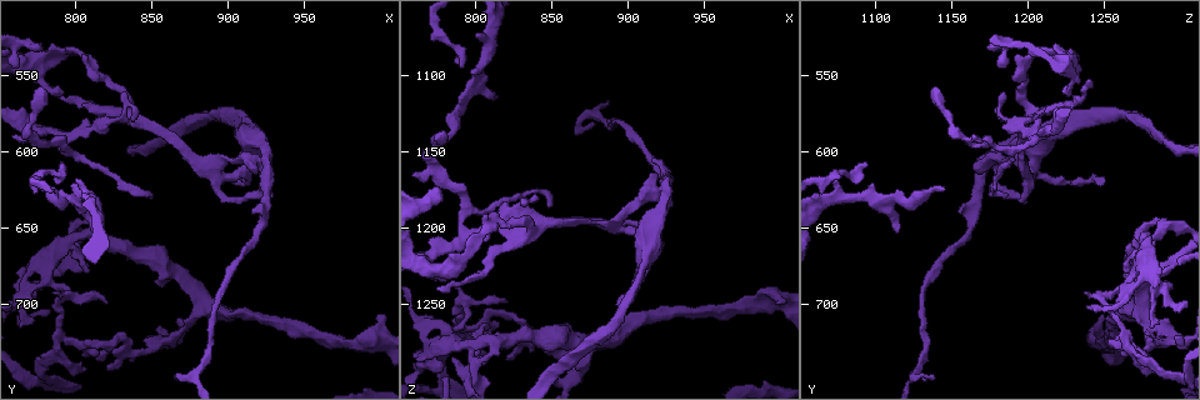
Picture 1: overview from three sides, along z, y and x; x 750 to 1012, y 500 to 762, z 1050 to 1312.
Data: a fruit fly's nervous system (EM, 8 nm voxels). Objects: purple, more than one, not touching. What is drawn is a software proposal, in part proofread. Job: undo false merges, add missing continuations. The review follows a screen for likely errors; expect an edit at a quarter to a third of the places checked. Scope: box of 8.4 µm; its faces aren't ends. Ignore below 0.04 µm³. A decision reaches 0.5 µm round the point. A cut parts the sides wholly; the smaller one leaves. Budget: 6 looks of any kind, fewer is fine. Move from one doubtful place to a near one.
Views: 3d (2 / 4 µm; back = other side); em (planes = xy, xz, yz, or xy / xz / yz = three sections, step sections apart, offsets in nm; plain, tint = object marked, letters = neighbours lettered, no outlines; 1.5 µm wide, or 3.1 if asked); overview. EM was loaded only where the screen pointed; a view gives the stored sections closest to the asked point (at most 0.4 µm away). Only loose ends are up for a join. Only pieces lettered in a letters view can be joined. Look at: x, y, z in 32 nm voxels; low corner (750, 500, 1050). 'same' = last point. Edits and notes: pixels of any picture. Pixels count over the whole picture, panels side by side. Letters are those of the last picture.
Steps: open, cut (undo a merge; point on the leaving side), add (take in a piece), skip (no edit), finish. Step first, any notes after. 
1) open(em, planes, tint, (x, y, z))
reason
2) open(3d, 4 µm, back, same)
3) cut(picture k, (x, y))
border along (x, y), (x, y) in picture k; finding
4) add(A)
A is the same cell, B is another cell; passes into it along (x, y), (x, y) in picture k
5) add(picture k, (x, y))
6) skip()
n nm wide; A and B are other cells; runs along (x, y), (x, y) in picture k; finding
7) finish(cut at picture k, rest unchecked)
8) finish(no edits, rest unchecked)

open(3d, 2 µm, back, (876, 744, 1128))
sharp bend

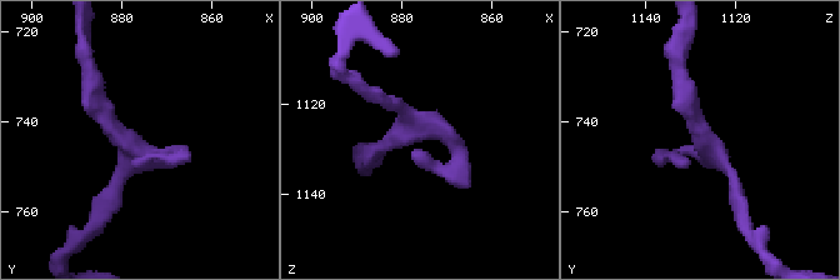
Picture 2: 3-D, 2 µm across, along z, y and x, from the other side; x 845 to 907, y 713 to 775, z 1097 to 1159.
open(em, xz, step 4, tint, (878, 746, 1126))
need the tissue

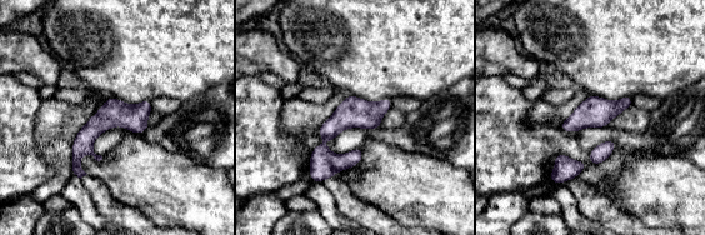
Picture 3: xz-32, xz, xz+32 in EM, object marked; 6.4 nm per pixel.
open(em, planes, letters, same)
another direction

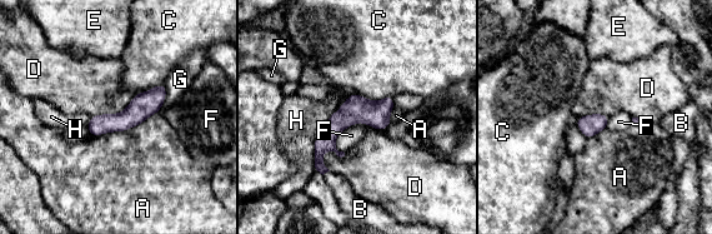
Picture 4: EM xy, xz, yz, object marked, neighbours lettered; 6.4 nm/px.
skip()
A, B, C, D, E, F, G and H are other cells; border along (159, 110), (124, 130), (90, 135) in picture 4; continuous, no second neuron

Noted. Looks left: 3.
open(3d, 2 µm, (900, 604, 1184))
touches itself

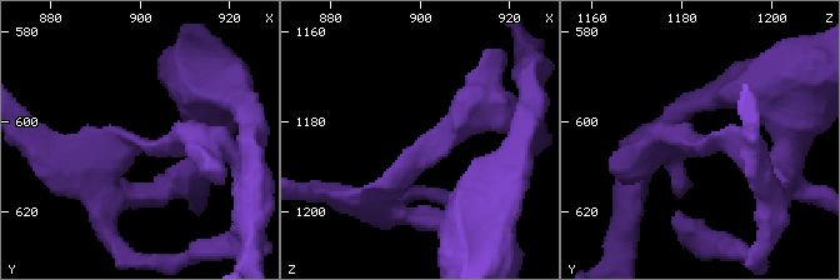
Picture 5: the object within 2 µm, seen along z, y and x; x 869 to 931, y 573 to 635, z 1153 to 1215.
open(em, planes, plain, (899, 604, 1184))

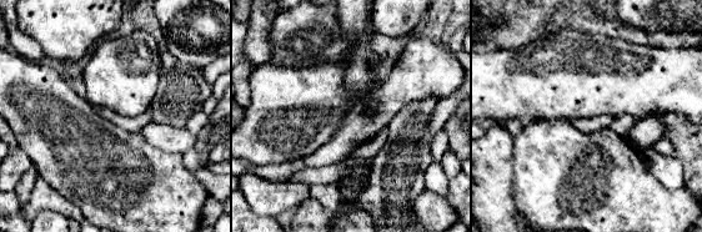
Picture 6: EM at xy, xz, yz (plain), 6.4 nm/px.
open(em, planes, letters, same)
see the neighbours

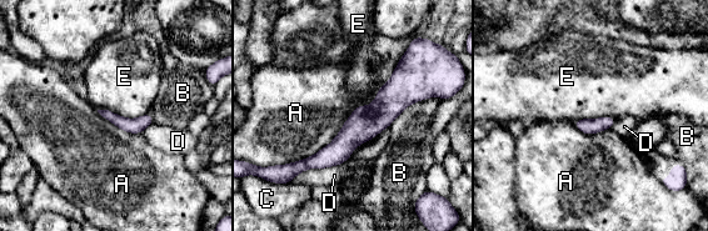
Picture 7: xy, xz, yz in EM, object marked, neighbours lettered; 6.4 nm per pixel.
skip()
A, B, C, D and E are other cells; runs along (405, 58), (405, 83), (304, 166) in picture 7; all the same neuron

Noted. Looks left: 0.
finish(no edits, rest unchecked)

